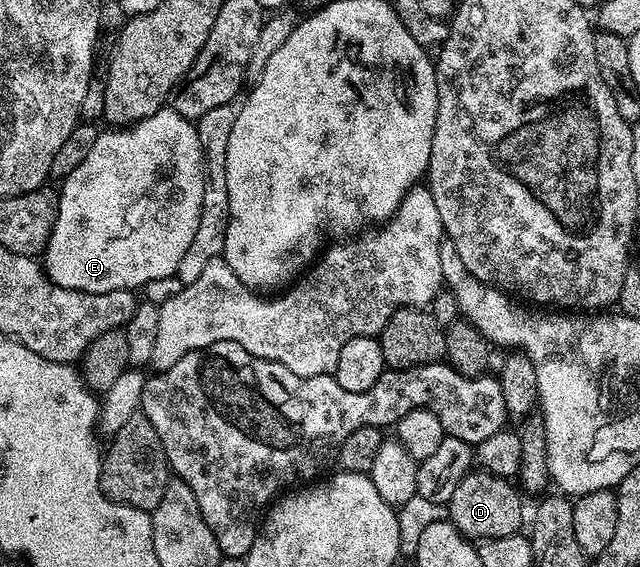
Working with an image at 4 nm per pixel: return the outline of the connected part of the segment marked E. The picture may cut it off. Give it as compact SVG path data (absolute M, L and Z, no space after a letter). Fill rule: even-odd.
M166 107L155 111L155 115L151 115L147 119L136 121L134 125L113 127L108 131L110 133L98 132L95 143L92 144L91 151L87 152L87 157L83 159L83 163L79 164L79 167L76 167L60 182L55 227L51 231L51 239L45 245L43 254L45 276L59 287L71 291L83 291L84 293L102 293L103 291L119 291L120 289L137 291L147 283L151 283L151 279L172 277L176 274L179 262L183 260L183 254L186 253L187 247L191 247L191 239L195 239L195 231L199 227L199 215L203 207L205 156L199 143L196 124L190 118L176 113L172 107Z

